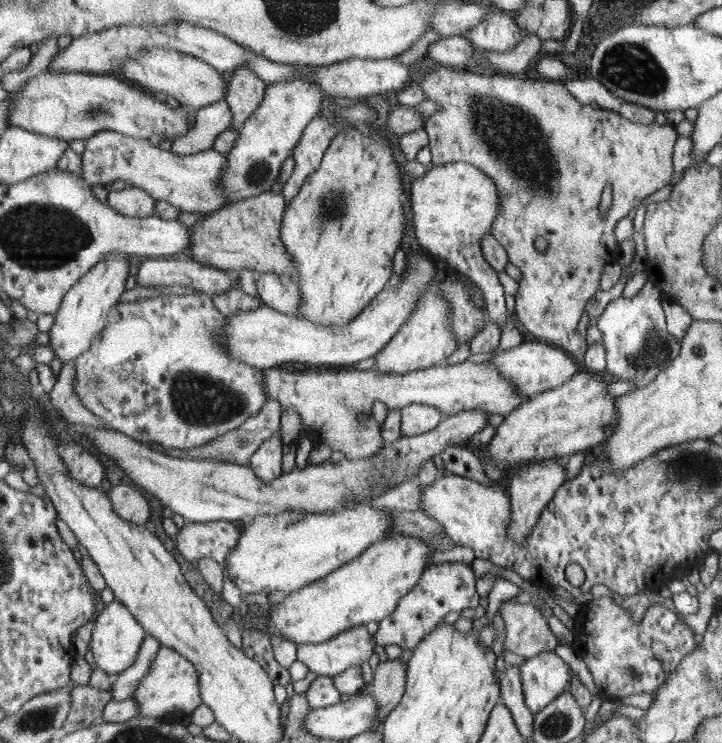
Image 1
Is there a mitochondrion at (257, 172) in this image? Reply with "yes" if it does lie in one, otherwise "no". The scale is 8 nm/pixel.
yes

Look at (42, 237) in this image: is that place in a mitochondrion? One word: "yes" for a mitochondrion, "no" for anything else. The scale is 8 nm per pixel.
yes

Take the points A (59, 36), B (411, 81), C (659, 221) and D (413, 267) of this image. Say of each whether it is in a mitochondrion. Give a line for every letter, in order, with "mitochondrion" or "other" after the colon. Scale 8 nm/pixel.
A: other
B: other
C: other
D: mitochondrion

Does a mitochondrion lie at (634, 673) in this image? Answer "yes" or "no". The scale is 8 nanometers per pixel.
yes

